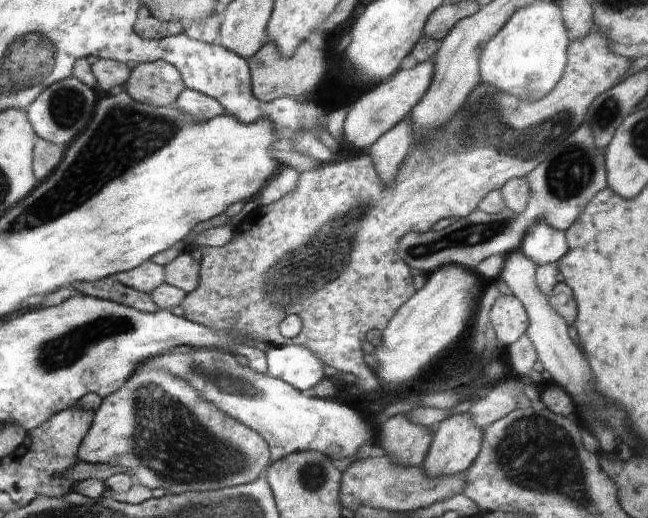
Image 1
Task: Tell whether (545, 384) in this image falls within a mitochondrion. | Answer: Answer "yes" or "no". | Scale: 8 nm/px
no

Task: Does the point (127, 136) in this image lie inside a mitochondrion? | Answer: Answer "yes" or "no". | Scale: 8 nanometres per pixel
yes

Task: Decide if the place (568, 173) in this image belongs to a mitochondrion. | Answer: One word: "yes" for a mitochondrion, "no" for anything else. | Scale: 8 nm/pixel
yes

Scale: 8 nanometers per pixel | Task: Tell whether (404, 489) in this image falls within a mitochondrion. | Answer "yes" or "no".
no

